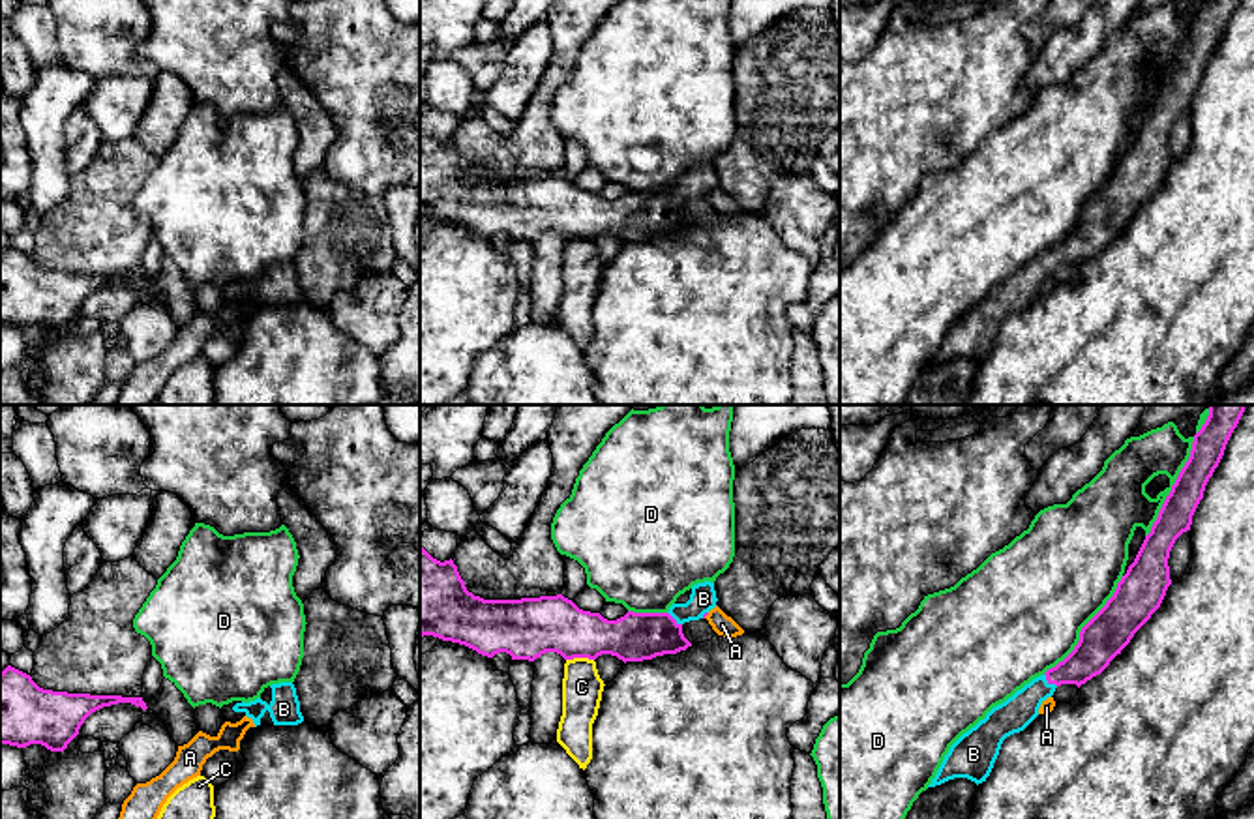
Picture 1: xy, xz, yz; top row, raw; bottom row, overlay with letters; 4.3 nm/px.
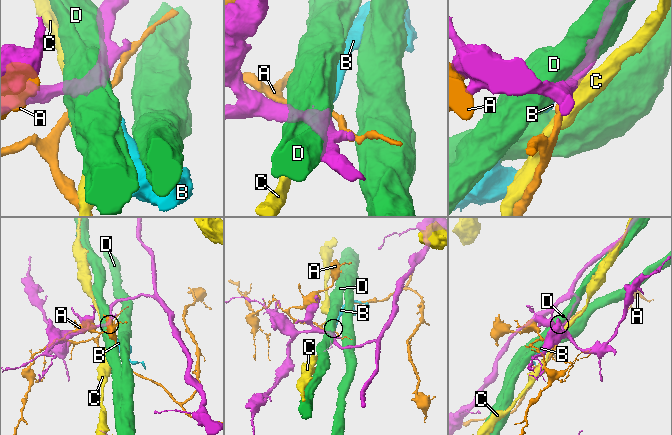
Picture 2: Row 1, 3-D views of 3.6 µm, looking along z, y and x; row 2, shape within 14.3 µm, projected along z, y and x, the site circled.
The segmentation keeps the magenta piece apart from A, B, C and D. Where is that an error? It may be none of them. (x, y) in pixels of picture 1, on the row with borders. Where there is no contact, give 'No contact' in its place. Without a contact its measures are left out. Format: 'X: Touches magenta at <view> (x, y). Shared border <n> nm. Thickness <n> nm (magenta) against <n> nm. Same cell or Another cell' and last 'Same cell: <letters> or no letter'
A: Touches magenta at xz (705, 615). Shared border 40 nm. Thickness 20 nm (magenta) against 90 nm. Another cell
B: Touches magenta at yz (1048, 681). Shared border 80 nm. Thickness 160 nm (magenta) against 150 nm. Same cell
C: Touches magenta at xz (580, 656). Shared border 120 nm. Thickness 260 nm (magenta) against 180 nm. Another cell
D: Touches magenta at yz (1082, 628). Shared border 550 nm. Thickness 190 nm (magenta) against 500 nm. Another cell
Same cell: B

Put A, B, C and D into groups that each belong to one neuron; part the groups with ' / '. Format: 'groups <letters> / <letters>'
groups A / B / C / D

